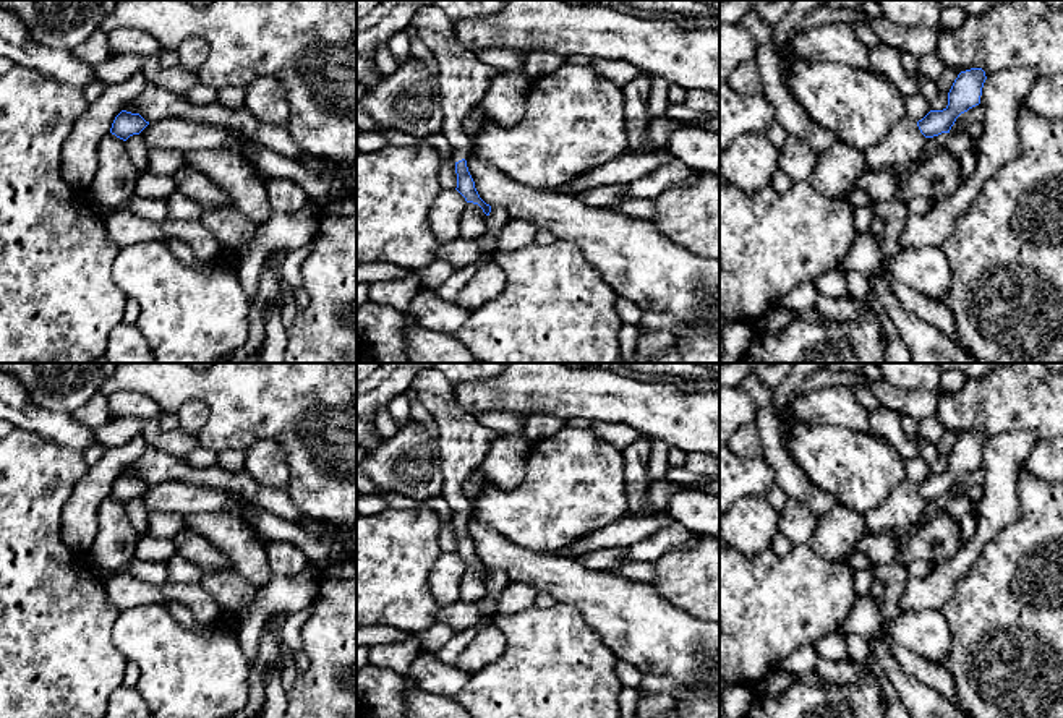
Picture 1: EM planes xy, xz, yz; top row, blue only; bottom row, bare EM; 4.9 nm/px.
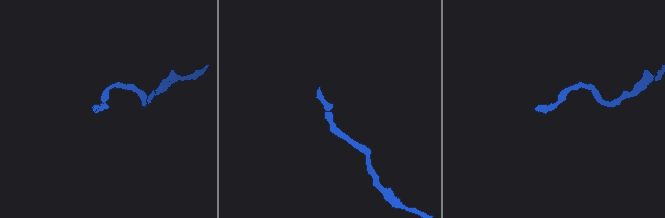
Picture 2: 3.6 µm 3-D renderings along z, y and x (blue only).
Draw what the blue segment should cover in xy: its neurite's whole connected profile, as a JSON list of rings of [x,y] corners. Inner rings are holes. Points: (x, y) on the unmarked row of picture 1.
[[[122,473],[115,480],[110,496],[126,504],[130,499],[139,498],[147,488],[149,485],[146,485],[139,477]]]

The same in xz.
[[[428,366],[412,371],[408,374],[408,386],[418,391],[421,404],[438,425],[442,472],[441,496],[449,502],[455,525],[455,553],[467,566],[478,567],[489,579],[491,569],[480,561],[467,530],[472,506],[462,493],[462,485],[472,472],[481,468],[491,442],[499,433],[480,425],[476,417],[463,410],[455,399],[454,384],[436,368]]]

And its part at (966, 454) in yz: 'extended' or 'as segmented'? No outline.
as segmented

